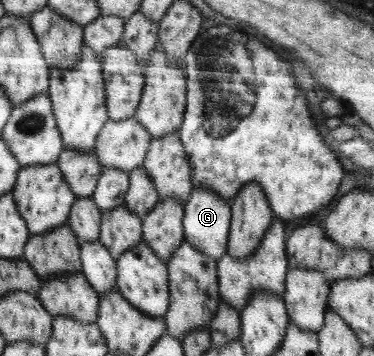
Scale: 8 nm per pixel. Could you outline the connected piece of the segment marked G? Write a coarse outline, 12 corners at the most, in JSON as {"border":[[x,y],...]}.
{"border":[[213,190],[185,203],[185,241],[216,262],[229,252],[233,207]]}

